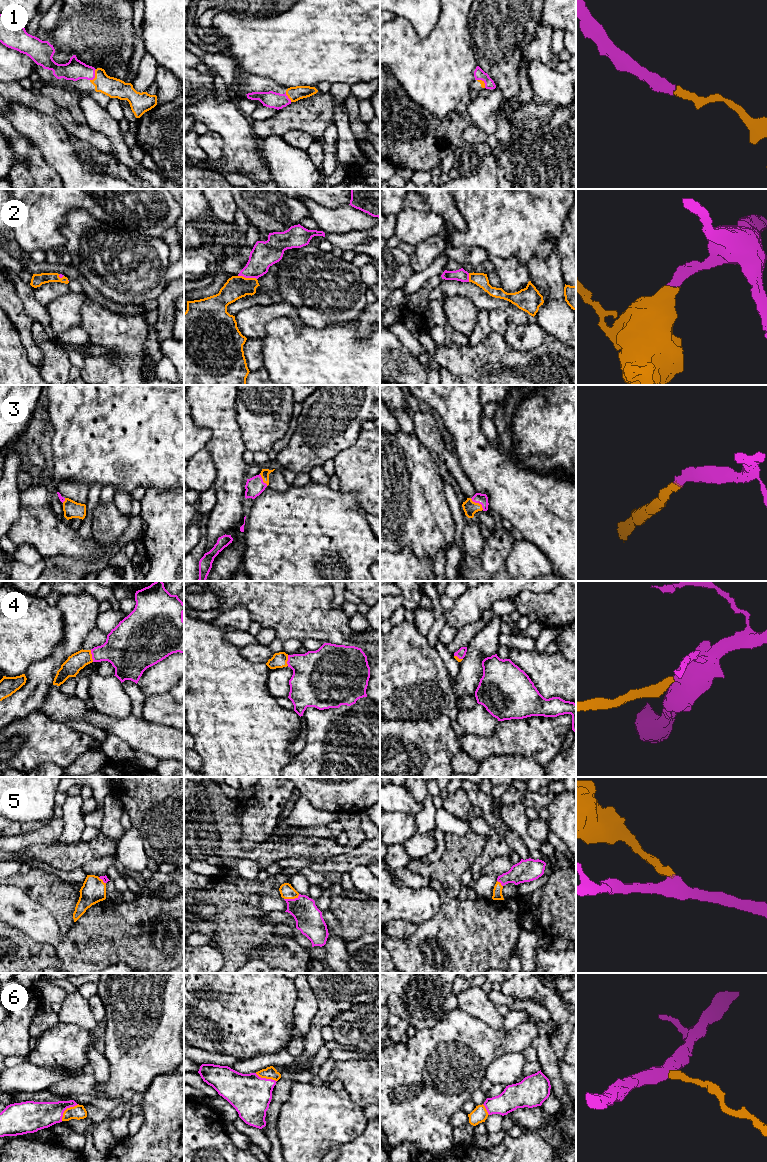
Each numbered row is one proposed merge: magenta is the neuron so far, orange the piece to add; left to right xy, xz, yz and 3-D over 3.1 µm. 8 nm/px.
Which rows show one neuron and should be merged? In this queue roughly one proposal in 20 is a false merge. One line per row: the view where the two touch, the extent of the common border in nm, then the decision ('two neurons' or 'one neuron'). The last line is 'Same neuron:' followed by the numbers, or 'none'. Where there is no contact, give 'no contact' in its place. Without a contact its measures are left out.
1: contact in xy; length 110 nm; one neuron
2: contact in xz; length 160 nm; one neuron
3: contact in yz; length 140 nm; one neuron
4: contact in xy; length 100 nm; one neuron
5: contact in xz; length 130 nm; one neuron
6: contact in xy; length 190 nm; one neuron
Same neuron: 1, 2, 3, 4, 5, 6

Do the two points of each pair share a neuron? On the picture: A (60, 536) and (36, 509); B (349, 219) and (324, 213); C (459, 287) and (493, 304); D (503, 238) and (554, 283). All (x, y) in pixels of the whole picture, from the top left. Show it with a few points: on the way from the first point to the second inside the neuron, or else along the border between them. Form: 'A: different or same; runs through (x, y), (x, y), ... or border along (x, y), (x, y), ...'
A: same; runs through (53, 529), (40, 516)
B: same; runs through (343, 219), (330, 219)
C: same; runs through (467, 289), (485, 302)
D: different; border along (551, 252), (544, 259), (533, 257), (527, 264)

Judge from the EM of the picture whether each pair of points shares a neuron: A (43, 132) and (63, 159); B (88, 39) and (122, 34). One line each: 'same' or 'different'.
A: same
B: same

